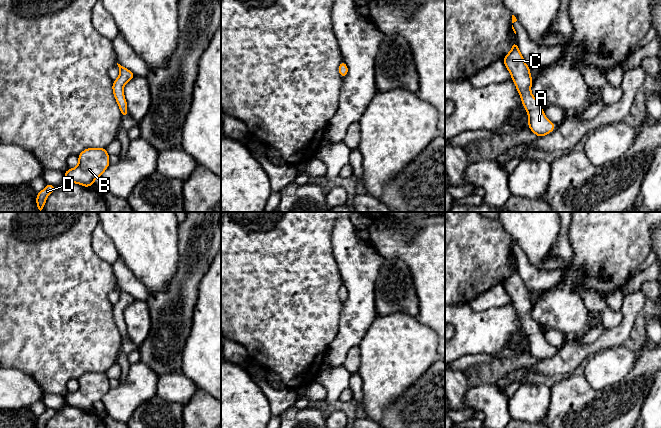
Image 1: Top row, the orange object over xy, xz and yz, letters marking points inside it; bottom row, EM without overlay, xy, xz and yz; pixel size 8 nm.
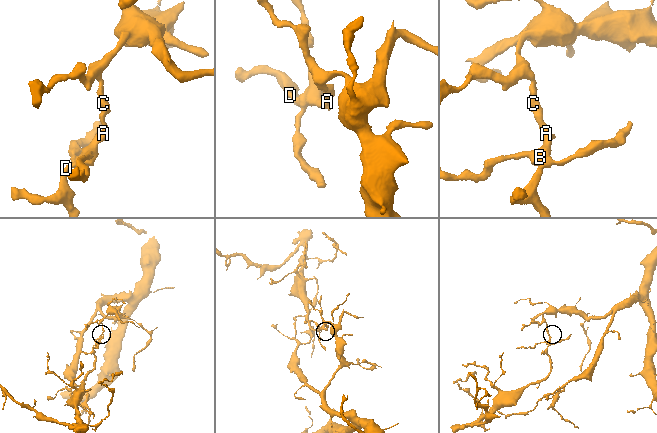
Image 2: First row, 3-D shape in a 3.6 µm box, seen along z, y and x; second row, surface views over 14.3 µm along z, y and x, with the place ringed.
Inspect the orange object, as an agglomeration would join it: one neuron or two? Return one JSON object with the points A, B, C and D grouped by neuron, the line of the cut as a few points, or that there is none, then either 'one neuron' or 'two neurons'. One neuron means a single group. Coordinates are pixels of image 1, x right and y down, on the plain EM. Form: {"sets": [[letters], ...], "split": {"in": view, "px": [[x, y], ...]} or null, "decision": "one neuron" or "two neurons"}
{"sets": [["A", "B", "D"], ["C"]], "split": {"in": "yz", "px": [[531, 318], [525, 319], [522, 322]]}, "decision": "two neurons"}

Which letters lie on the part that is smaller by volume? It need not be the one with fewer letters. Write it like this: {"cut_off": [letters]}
{"cut_off": ["A", "B", "D"]}

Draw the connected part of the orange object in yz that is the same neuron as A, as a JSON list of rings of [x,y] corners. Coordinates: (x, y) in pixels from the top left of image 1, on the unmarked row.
[[[534,320],[523,321],[522,329],[529,341],[528,351],[534,358],[542,361],[554,354],[555,348],[546,342],[539,325]]]

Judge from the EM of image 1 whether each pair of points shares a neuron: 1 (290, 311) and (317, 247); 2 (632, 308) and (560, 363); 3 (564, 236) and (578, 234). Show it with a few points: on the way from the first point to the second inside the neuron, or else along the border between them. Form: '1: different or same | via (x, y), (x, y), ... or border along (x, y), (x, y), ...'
1: same | via (290, 295), (290, 276), (303, 263)
2: same | via (622, 328), (612, 338), (590, 350), (580, 352)
3: different | border along (570, 222), (570, 244), (573, 249), (574, 258)

